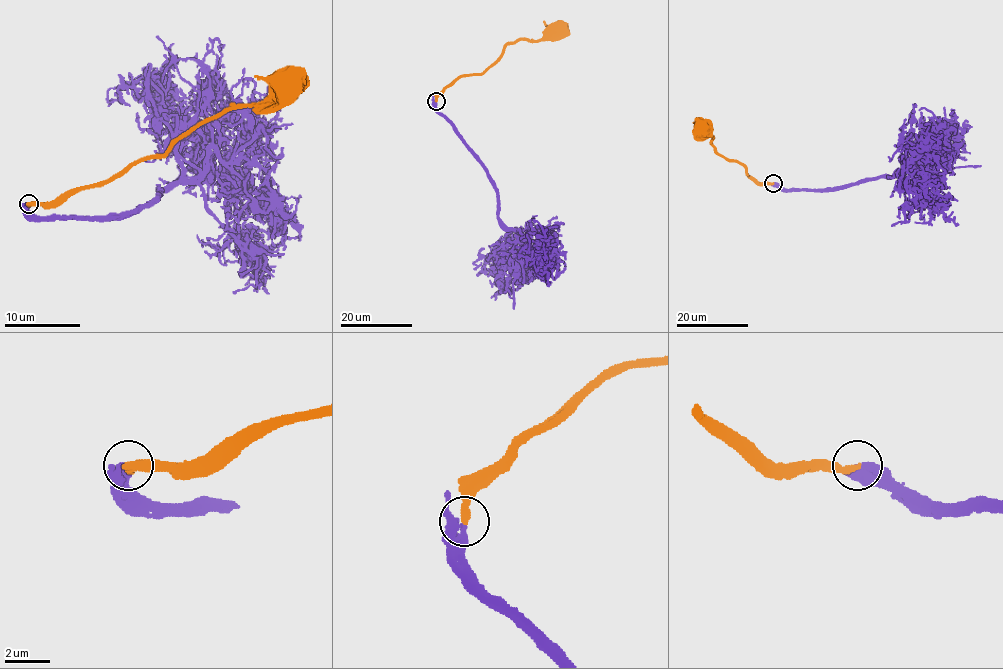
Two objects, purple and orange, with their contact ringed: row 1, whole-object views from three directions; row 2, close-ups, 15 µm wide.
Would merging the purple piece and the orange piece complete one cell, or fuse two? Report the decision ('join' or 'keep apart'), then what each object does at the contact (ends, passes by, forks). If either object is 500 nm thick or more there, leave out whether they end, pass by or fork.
join | purple passes by | orange ends

